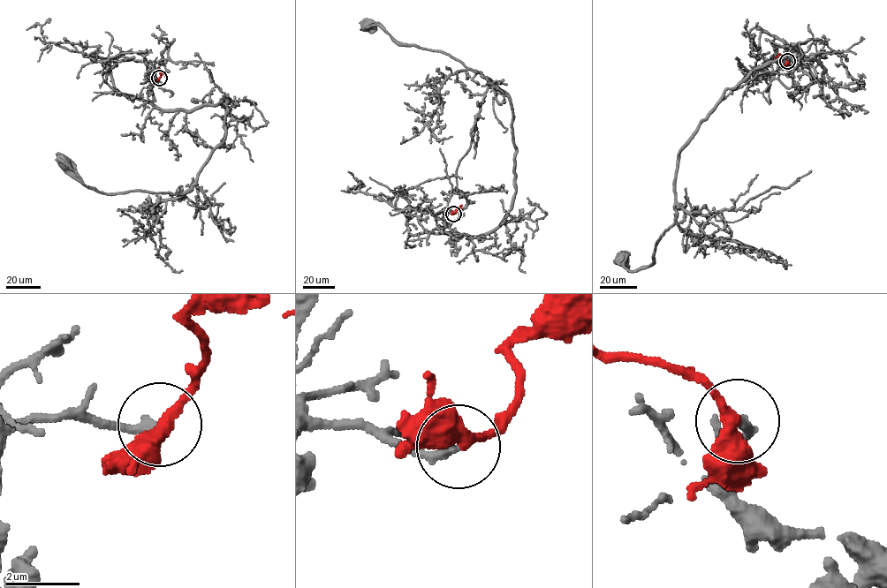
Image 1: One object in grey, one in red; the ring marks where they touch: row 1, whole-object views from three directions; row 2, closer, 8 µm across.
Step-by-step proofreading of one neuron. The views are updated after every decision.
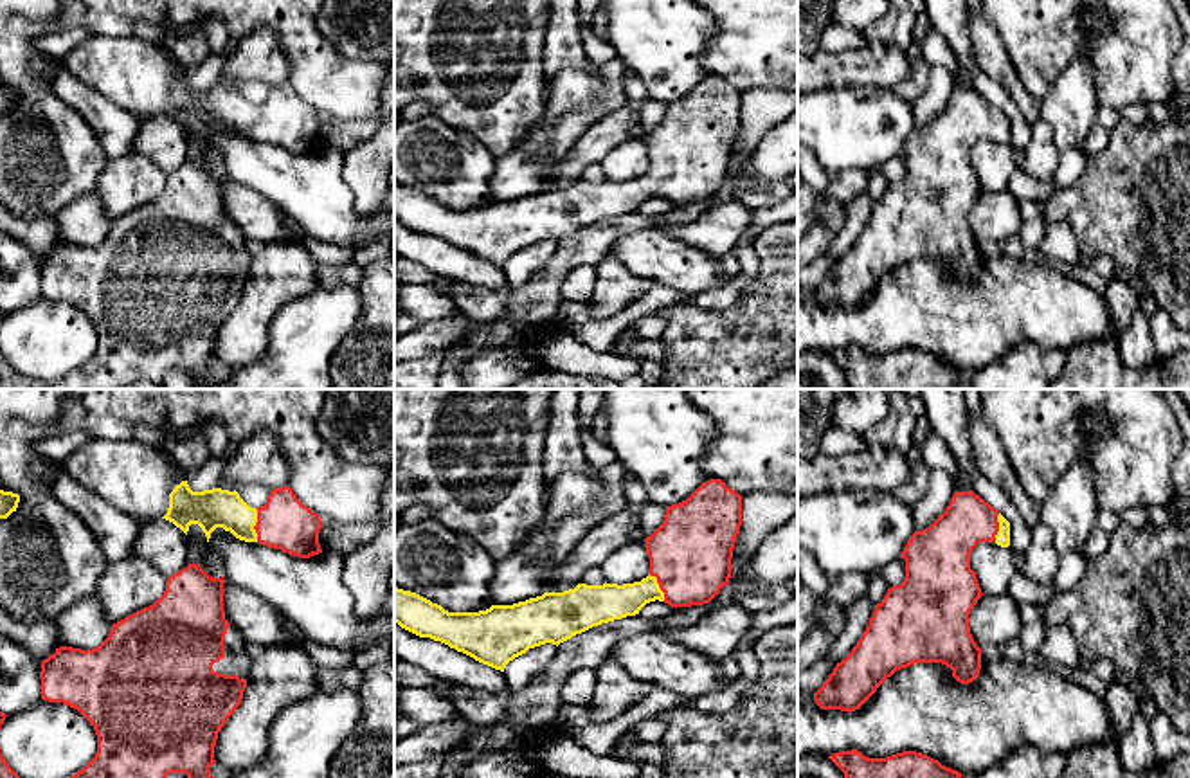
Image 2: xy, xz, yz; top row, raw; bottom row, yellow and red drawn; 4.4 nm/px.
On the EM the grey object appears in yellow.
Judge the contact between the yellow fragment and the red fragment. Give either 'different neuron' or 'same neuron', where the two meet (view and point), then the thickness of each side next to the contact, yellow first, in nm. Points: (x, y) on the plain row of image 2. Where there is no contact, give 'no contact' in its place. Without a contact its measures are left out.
same neuron; meets yellow in xy at (254, 121); 180 nm thick on the yellow side, 240 nm on the other

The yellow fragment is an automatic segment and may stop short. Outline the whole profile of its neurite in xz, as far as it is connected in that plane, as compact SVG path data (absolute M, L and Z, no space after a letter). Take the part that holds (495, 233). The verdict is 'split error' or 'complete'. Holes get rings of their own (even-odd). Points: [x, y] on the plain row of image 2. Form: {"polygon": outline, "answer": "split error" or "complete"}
{"polygon": "M720 76L702 79L686 97L666 103L663 121L645 135L650 171L634 180L578 180L563 189L544 189L513 202L491 202L479 209L448 209L430 196L394 184L394 220L419 232L441 238L475 258L504 268L506 261L529 245L560 241L601 220L636 213L650 198L670 204L709 200L731 175L731 155L742 122L742 92Z", "answer": "split error"}

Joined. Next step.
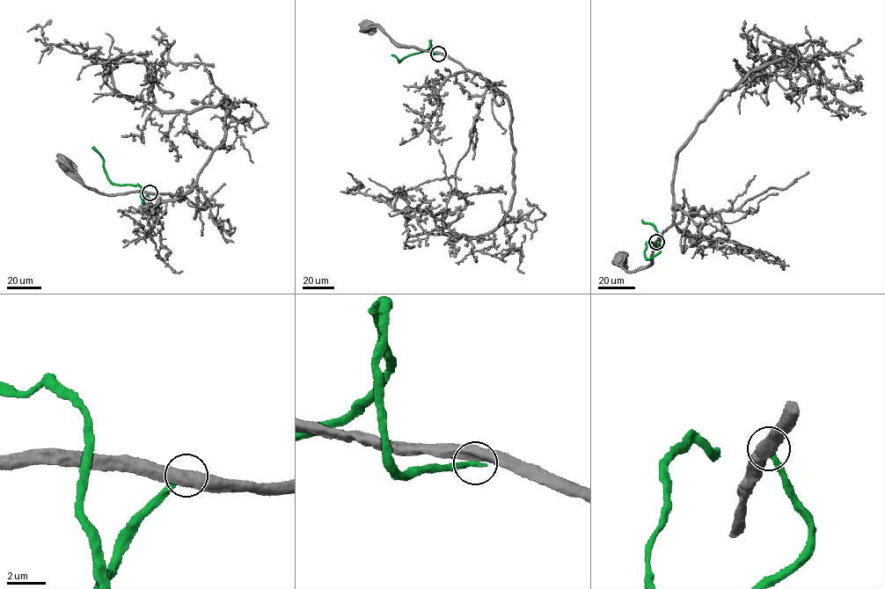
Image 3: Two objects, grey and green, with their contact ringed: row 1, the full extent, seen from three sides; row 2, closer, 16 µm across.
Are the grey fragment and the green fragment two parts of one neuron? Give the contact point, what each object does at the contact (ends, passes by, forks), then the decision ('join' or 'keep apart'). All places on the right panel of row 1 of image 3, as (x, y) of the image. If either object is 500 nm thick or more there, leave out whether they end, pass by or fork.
(656, 242) | keep apart

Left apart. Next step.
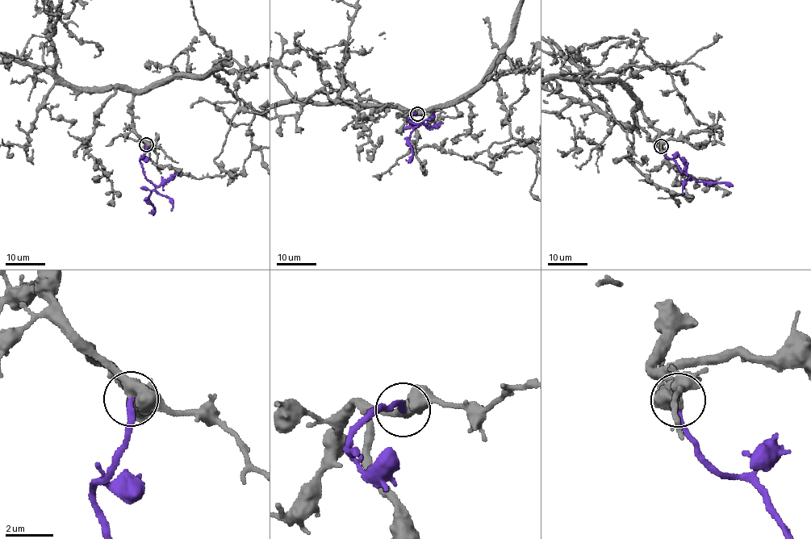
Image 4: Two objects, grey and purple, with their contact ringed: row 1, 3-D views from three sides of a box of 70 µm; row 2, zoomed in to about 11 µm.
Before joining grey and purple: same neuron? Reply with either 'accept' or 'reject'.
accept

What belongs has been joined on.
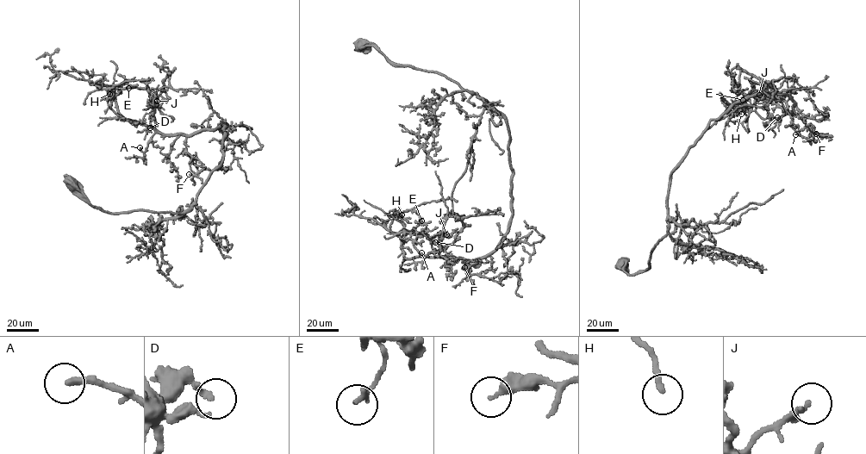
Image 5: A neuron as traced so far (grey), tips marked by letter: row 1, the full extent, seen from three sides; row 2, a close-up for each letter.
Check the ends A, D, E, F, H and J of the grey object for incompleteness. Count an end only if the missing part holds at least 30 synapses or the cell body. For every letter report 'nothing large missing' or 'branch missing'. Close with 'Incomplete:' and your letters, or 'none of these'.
A: nothing large missing
D: nothing large missing
E: nothing large missing
F: nothing large missing
H: nothing large missing
J: branch missing
Incomplete: J

